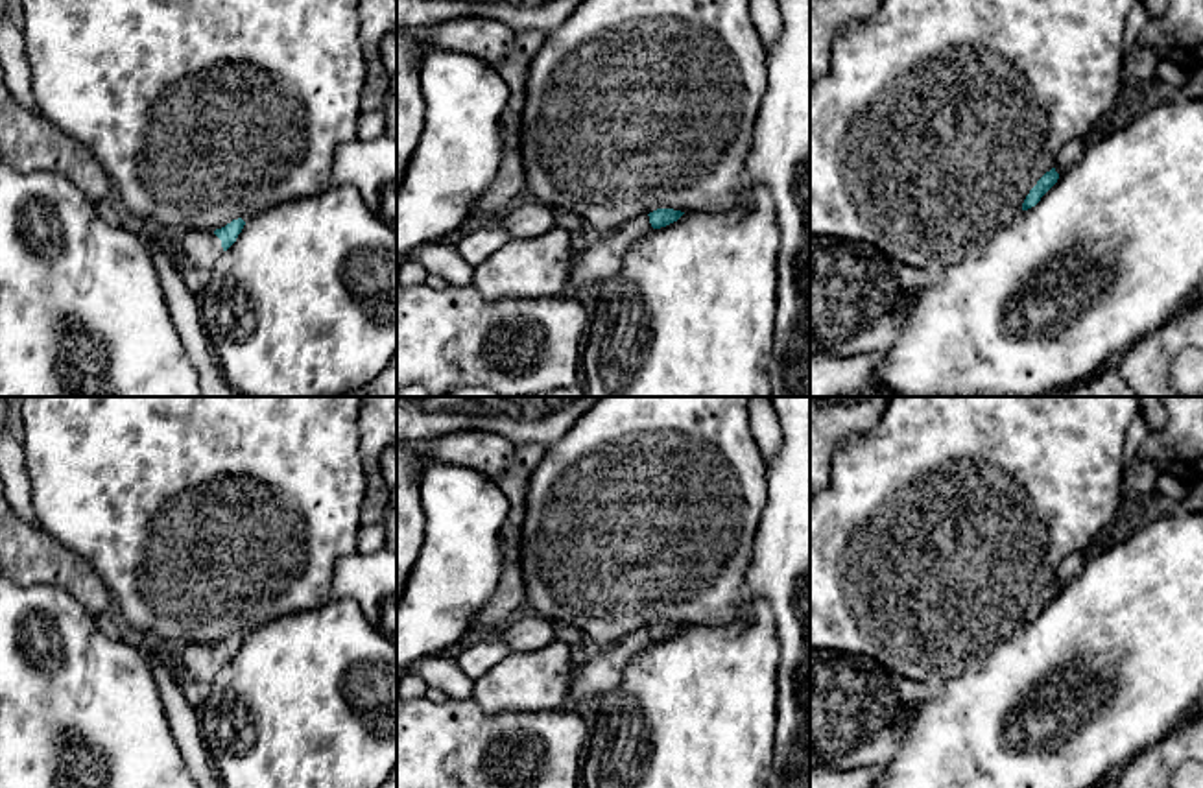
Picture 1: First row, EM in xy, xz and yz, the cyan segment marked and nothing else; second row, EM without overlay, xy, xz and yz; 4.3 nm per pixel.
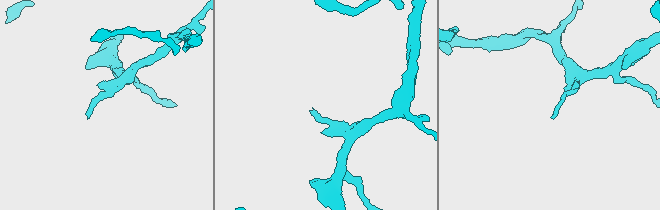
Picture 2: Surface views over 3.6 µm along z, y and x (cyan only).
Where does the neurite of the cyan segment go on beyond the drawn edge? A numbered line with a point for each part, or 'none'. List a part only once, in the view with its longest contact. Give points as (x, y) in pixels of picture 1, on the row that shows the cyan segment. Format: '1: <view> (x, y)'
1: xy (202, 250)

